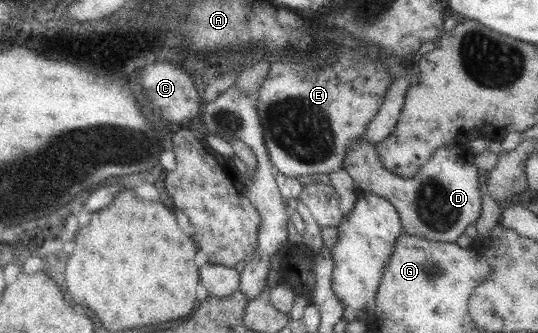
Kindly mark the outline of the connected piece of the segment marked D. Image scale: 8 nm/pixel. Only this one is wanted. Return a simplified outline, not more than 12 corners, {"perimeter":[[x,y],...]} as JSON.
{"perimeter":[[354,139],[341,168],[381,196],[409,236],[455,243],[480,213],[478,168],[459,145],[413,176]]}

